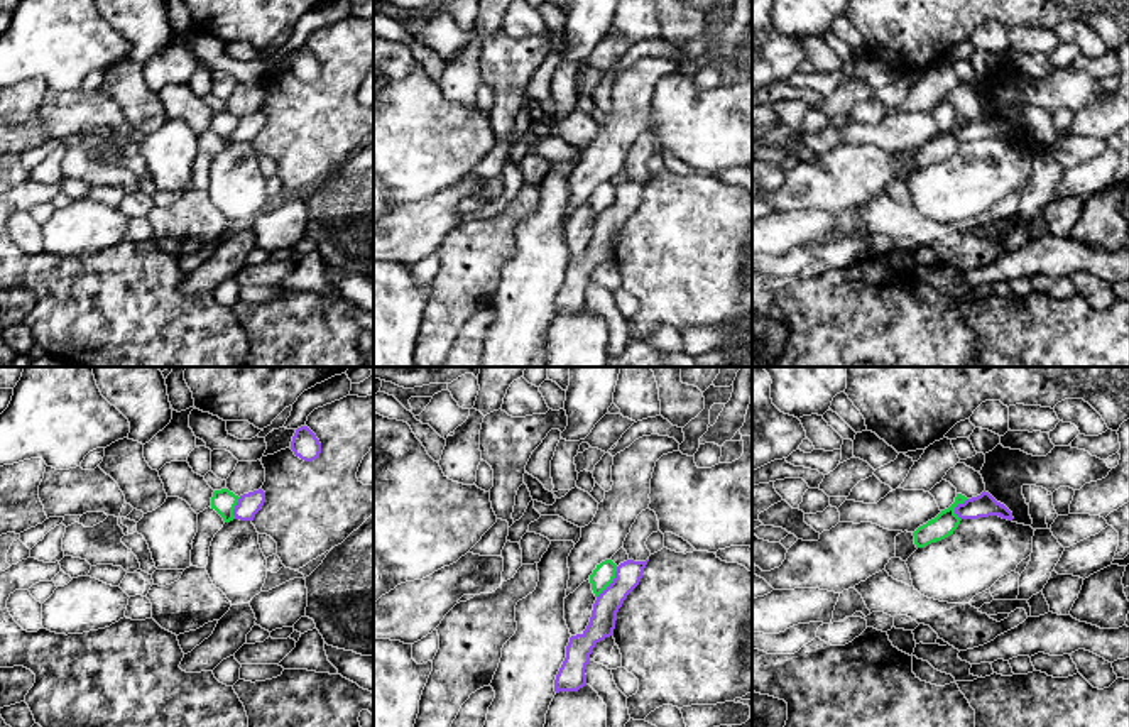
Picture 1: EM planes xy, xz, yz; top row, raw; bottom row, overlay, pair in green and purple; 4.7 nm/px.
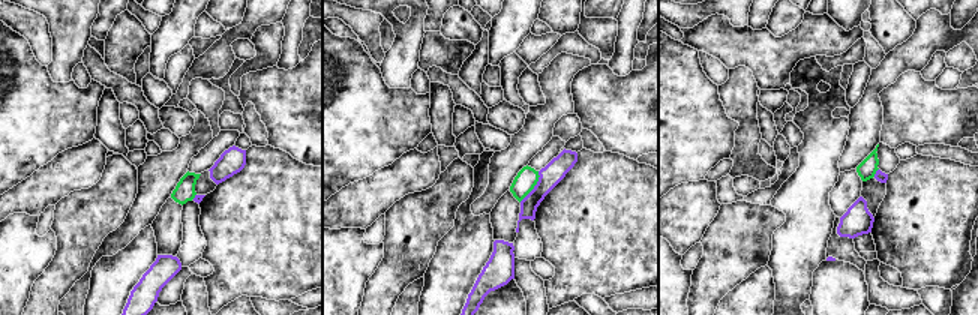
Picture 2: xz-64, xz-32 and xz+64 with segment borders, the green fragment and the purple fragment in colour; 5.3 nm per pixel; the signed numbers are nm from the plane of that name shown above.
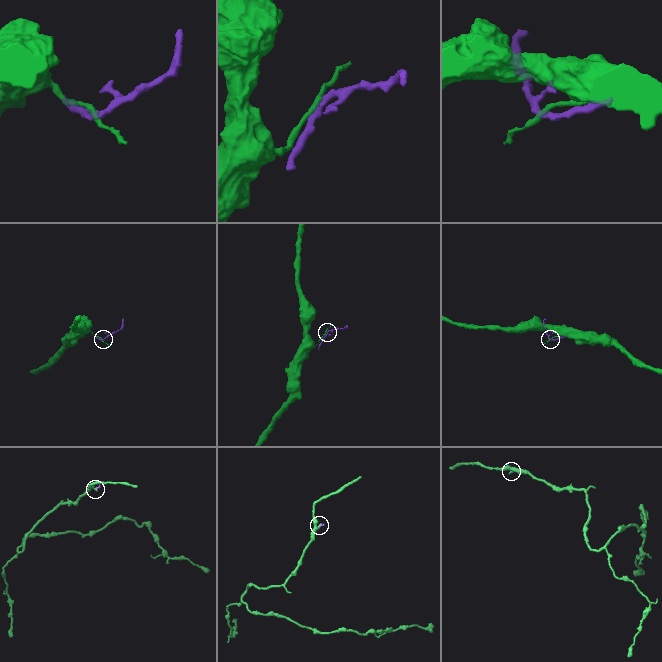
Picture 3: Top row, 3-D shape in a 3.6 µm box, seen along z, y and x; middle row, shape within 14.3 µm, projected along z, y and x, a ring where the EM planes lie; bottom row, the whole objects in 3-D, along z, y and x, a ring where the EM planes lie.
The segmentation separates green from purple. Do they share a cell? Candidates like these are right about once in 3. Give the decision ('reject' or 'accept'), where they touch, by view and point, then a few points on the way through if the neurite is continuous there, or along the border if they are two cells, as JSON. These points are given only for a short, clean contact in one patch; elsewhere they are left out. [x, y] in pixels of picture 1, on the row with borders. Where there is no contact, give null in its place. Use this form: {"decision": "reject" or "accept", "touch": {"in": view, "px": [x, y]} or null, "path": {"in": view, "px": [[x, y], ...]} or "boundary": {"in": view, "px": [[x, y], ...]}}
{"decision": "reject", "touch": {"in": "xz", "px": [612, 580]}, "boundary": {"in": "xz", "px": [[617, 567], [614, 580], [597, 597]]}}

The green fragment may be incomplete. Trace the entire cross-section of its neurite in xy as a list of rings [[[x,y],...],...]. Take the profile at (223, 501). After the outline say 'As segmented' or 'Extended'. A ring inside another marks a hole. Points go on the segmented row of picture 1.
[[[228,489],[215,490],[211,497],[211,509],[215,509],[225,522],[230,522],[235,519],[233,509],[238,499],[240,497],[230,492]]]. As segmented

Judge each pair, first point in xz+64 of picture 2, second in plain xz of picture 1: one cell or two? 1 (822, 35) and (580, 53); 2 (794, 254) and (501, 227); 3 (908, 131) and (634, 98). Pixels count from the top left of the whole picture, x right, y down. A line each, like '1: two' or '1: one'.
1: two
2: two
3: two

